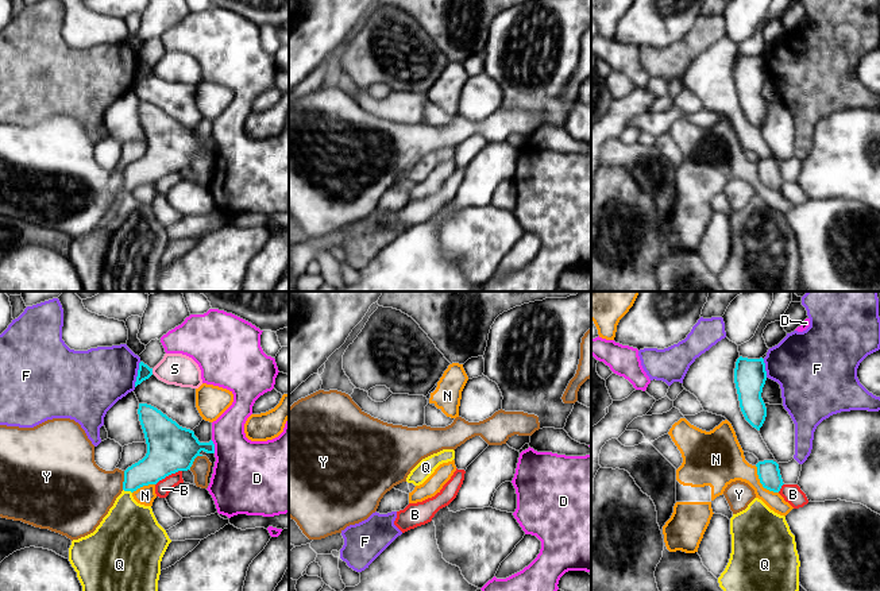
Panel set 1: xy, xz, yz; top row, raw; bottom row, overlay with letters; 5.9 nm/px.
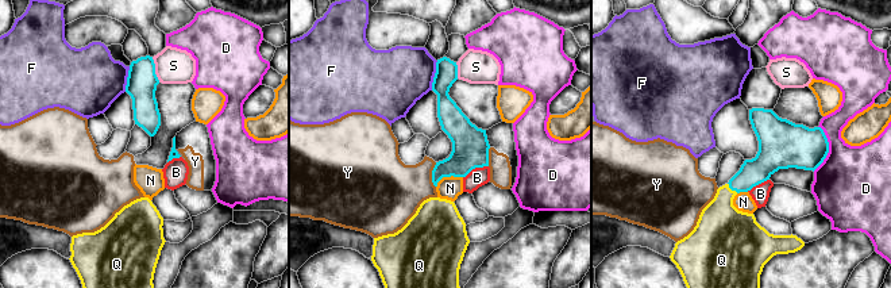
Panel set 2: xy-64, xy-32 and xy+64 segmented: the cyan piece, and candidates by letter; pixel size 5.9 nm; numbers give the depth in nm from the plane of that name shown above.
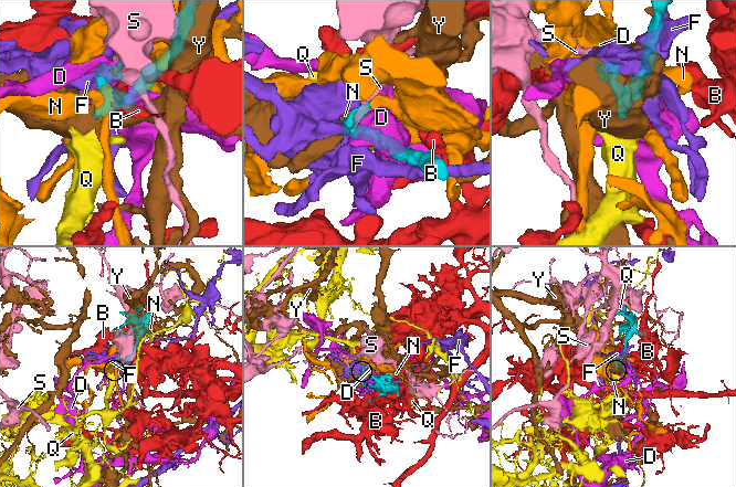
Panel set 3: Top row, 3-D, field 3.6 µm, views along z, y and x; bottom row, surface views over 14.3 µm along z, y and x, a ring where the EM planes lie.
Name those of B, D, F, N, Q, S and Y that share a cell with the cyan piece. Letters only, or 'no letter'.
Q

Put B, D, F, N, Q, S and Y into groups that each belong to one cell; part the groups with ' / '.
B / D / F / N / Q / S / Y

